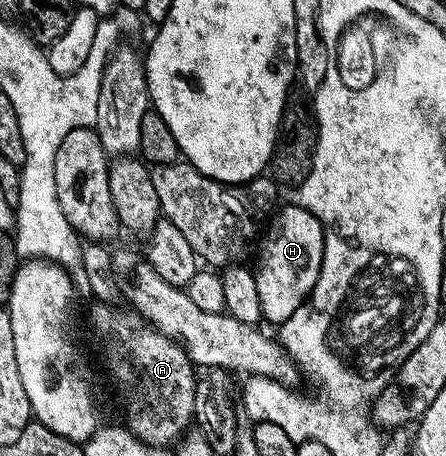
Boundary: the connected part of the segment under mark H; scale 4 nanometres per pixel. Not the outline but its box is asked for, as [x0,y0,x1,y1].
[255,203,325,327]

